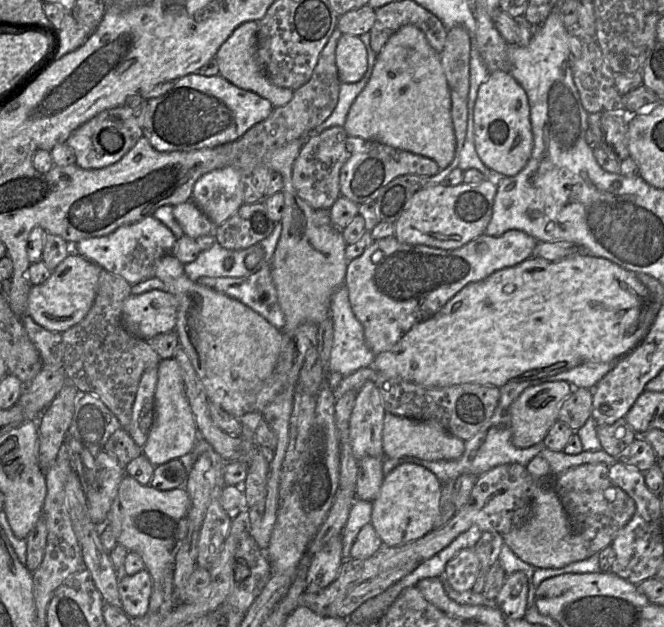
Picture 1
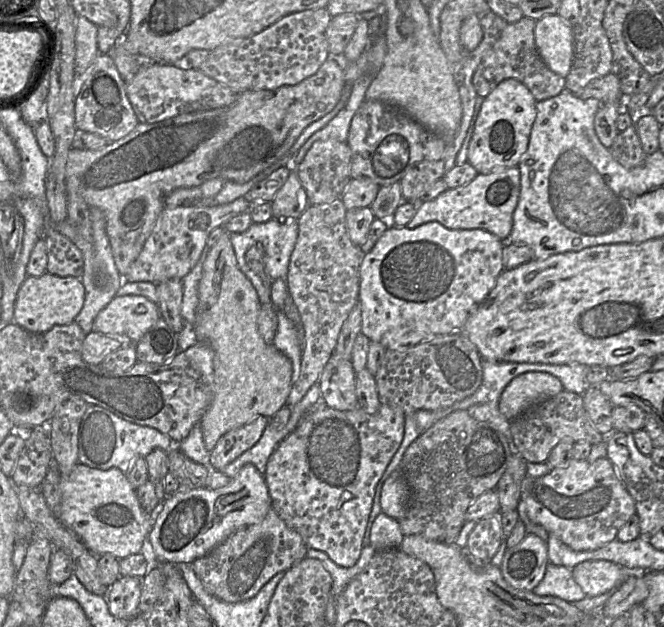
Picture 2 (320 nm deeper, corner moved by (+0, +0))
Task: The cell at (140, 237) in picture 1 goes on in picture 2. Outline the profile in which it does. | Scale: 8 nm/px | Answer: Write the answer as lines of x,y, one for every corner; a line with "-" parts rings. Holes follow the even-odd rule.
247,198
216,206
183,205
165,207
145,241
137,259
131,265
123,281
148,281
155,284
172,278
183,279
198,262
206,247
209,234
218,227
223,227
229,220
247,212
250,202

